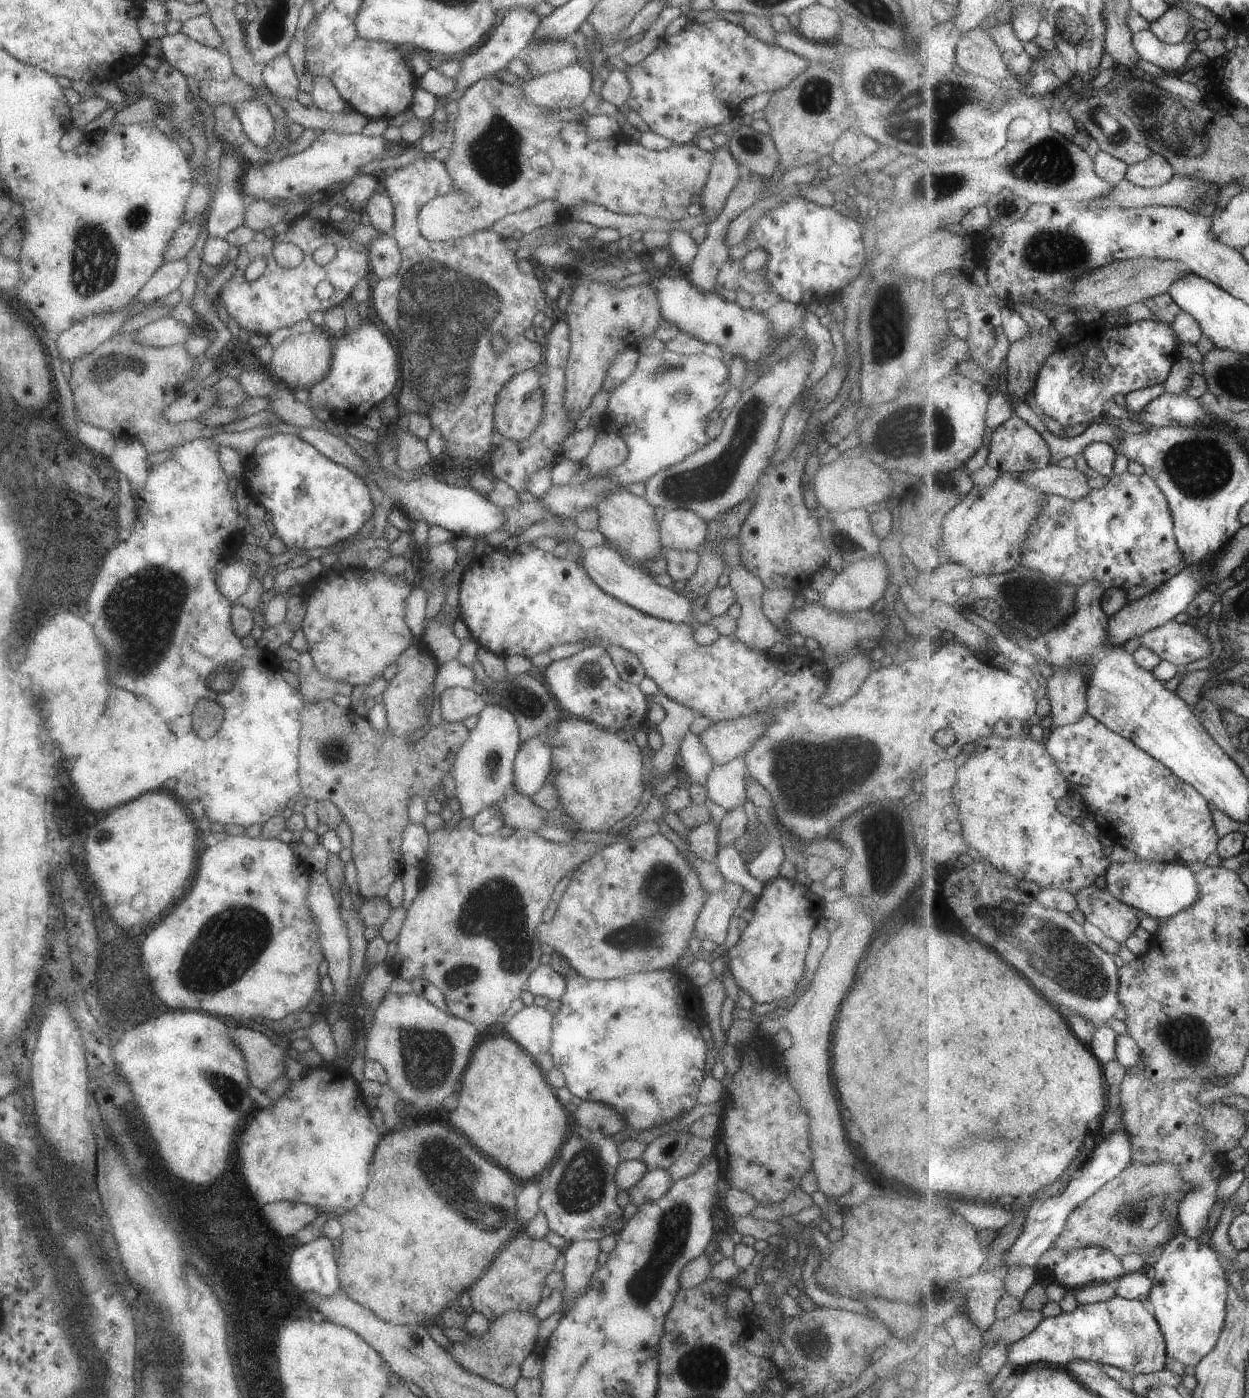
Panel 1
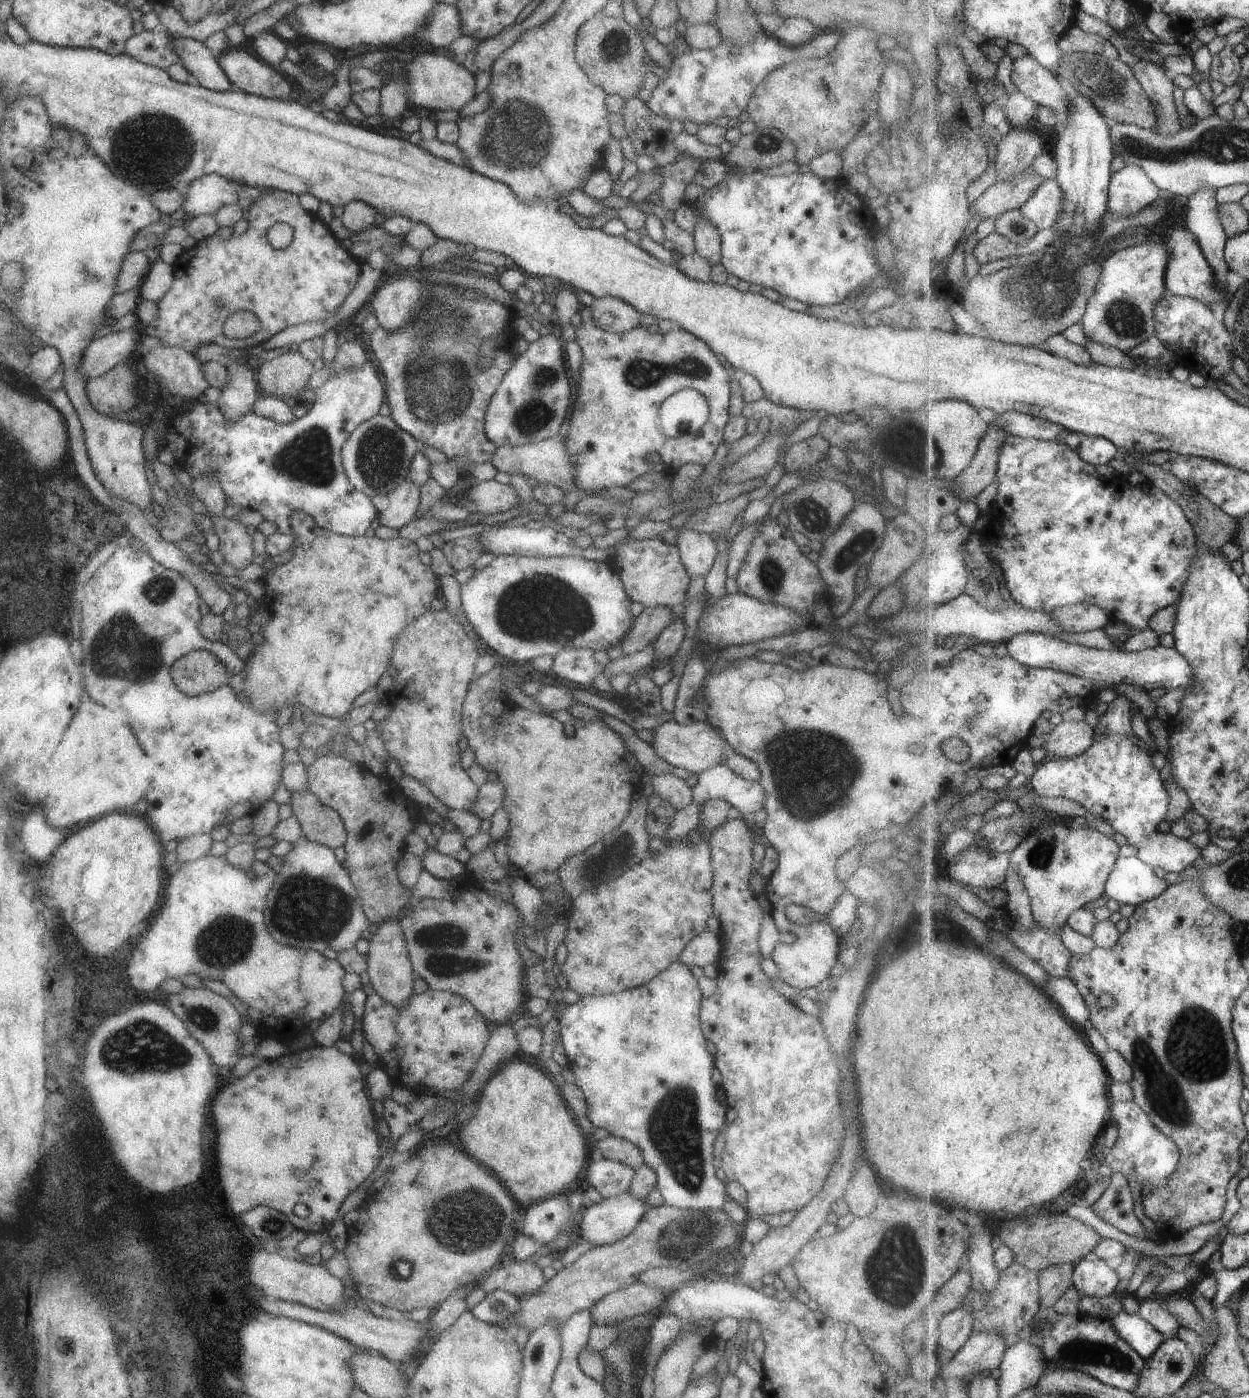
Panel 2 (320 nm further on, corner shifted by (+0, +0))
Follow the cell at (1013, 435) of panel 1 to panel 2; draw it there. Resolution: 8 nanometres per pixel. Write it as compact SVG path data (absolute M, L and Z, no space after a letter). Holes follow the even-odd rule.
M1009 435L1003 445L995 512L986 537L987 553L999 564L1002 572L998 575L1008 599L1025 609L1049 613L1081 602L1097 604L1113 620L1127 626L1128 630L1119 637L1123 643L1149 629L1157 613L1180 601L1197 538L1183 506L1147 482L1131 486L1125 477L1101 476L1069 444Z

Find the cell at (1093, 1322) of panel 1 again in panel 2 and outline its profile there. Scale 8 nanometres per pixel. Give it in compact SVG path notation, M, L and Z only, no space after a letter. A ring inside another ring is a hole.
M1121 1310L1110 1321L1113 1328L1125 1338L1125 1342L1144 1360L1153 1358L1153 1354L1156 1354L1165 1343L1165 1336L1138 1313L1129 1315Z

